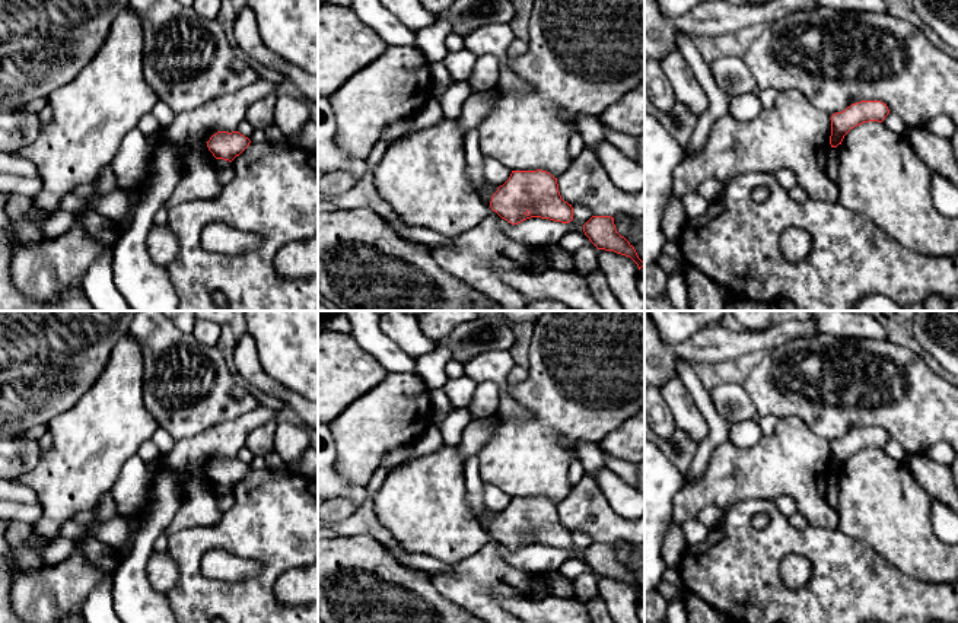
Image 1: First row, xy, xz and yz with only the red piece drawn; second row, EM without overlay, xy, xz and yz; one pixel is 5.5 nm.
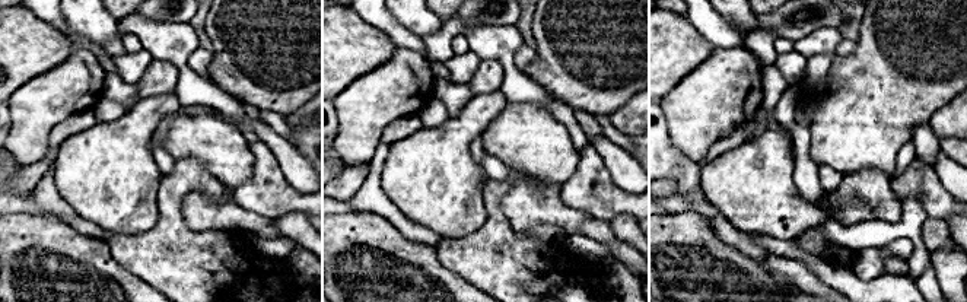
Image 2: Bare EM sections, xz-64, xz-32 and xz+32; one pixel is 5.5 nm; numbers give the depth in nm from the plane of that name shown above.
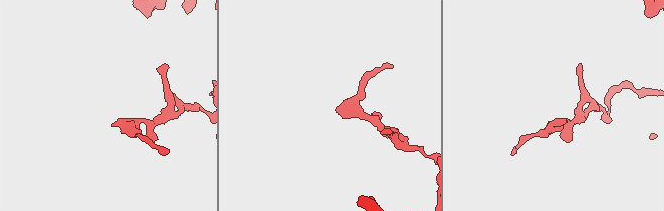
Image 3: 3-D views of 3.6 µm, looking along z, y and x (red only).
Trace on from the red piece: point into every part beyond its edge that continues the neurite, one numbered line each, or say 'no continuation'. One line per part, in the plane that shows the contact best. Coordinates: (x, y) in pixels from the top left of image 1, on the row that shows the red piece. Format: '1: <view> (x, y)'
no continuation

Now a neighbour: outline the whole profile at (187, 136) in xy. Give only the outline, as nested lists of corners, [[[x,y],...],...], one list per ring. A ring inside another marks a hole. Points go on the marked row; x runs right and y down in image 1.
[[[260,77],[195,109],[175,112],[169,125],[160,125],[153,137],[146,139],[152,155],[166,146],[181,162],[179,179],[166,201],[166,209],[187,201],[213,200],[220,194],[223,185],[217,178],[217,159],[209,150],[207,142],[217,131],[238,131],[251,105],[273,90],[276,86]]]

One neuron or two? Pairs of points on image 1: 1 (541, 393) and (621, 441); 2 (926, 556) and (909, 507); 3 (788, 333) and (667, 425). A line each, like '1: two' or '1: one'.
1: two
2: one
3: two

